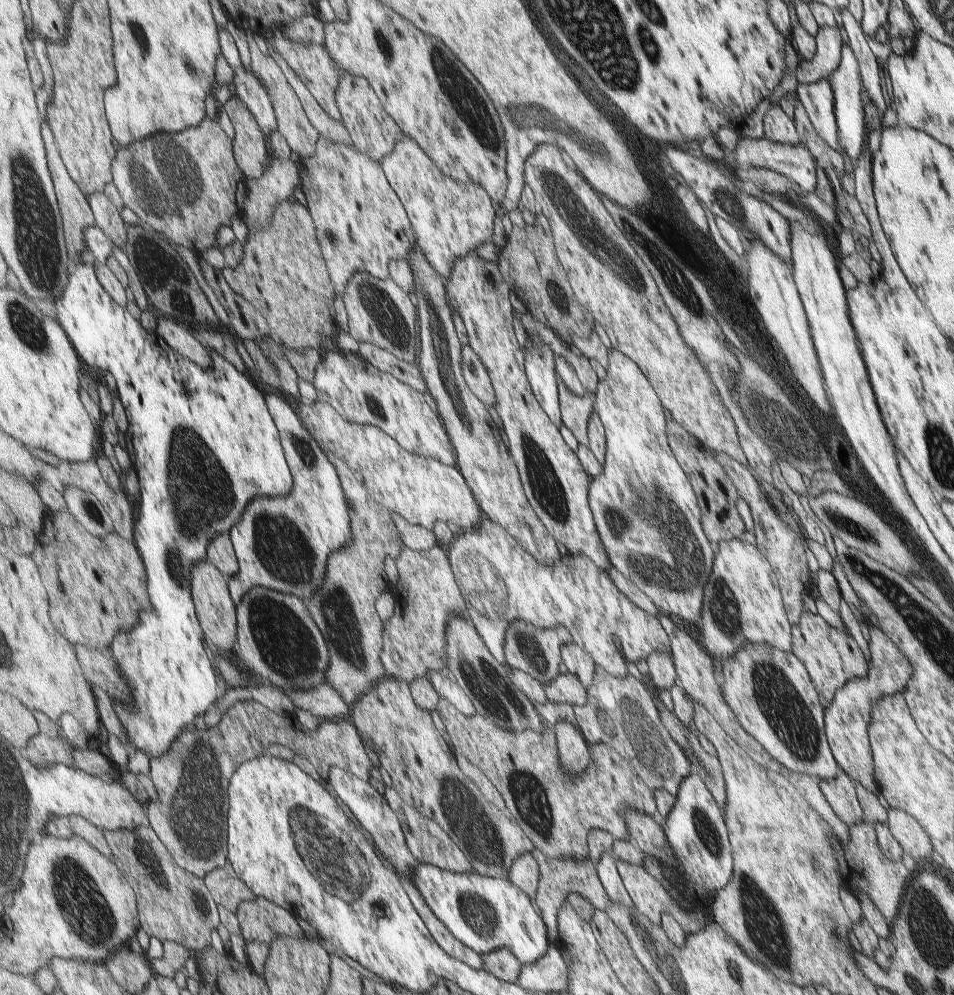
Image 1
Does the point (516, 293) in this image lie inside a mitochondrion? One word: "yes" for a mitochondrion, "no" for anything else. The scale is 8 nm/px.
no

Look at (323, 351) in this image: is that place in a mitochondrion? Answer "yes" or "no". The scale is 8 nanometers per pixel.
no

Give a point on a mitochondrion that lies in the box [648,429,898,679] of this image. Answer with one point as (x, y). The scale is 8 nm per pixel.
(725, 611)

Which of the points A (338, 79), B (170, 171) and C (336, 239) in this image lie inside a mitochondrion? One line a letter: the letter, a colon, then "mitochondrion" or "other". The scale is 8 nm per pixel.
A: other
B: mitochondrion
C: mitochondrion

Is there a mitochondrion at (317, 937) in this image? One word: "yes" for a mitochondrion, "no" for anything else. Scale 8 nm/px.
no

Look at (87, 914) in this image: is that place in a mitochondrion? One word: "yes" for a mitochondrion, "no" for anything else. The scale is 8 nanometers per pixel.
yes

